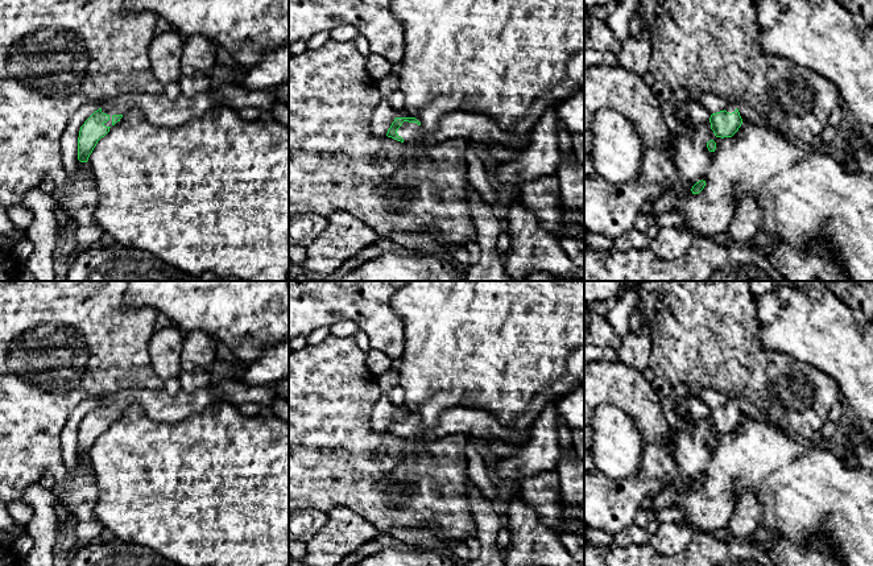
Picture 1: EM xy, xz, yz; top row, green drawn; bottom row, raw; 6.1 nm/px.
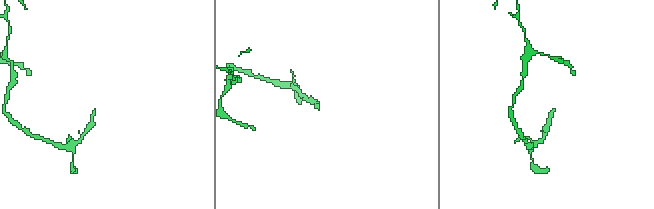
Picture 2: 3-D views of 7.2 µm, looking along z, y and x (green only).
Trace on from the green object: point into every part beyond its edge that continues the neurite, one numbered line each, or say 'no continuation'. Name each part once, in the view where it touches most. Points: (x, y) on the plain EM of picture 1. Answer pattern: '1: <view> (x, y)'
1: xy (158, 405)

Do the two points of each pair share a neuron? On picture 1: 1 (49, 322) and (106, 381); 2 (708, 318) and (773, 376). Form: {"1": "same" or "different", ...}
{"1": "same", "2": "same"}

